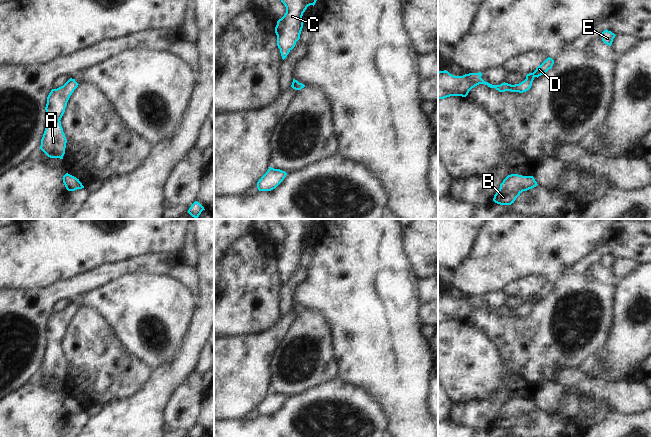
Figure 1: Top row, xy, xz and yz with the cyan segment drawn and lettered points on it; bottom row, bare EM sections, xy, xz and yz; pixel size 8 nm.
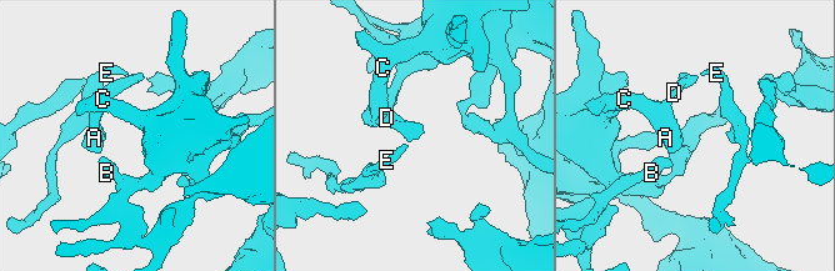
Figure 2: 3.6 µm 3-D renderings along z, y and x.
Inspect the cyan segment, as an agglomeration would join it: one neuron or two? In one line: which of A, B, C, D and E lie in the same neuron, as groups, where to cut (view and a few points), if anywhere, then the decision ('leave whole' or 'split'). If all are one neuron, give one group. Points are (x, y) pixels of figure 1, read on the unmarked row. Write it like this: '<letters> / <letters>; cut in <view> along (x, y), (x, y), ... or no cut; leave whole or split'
A B C D E; no cut; leave whole

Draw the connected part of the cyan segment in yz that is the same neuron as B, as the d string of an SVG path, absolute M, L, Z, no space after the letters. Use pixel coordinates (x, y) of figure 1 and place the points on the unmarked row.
M508 399L500 408L493 425L500 429L511 429L523 415L532 413L537 409L533 400Z

